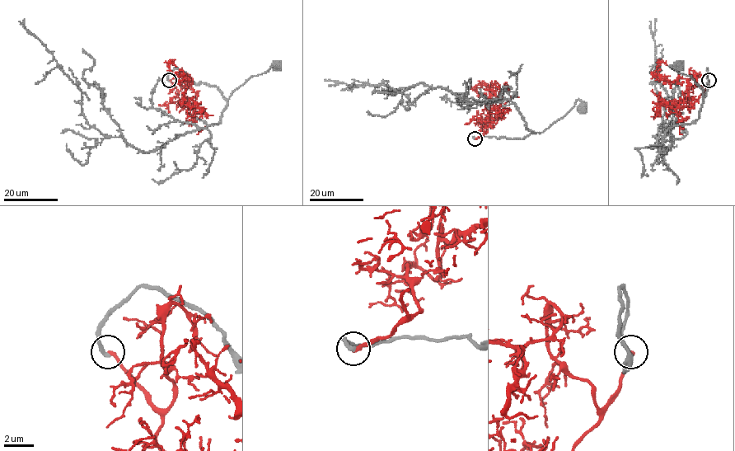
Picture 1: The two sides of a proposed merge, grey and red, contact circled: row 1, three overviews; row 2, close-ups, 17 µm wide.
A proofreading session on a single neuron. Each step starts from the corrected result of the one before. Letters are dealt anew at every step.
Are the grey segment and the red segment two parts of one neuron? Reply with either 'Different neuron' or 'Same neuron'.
Different neuron

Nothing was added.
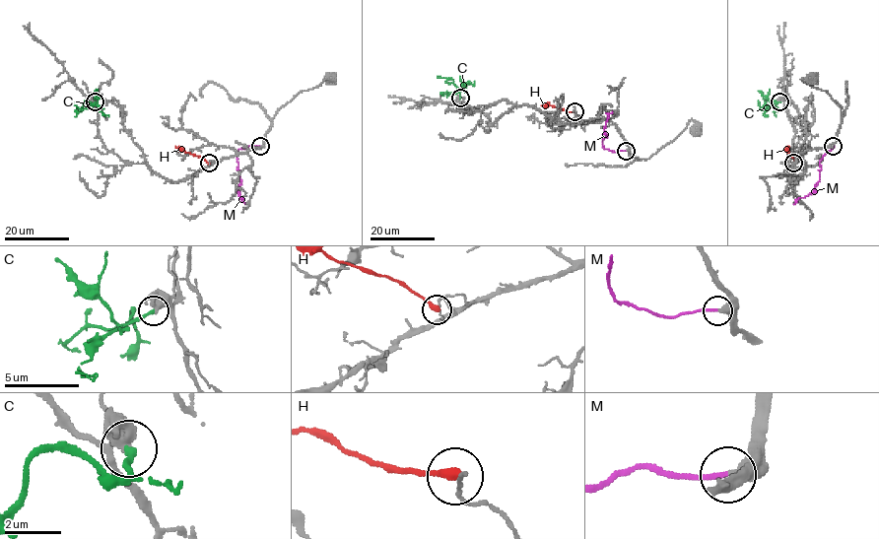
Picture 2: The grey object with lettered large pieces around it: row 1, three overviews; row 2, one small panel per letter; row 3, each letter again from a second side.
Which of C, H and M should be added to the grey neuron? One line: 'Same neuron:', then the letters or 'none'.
Same neuron: M

